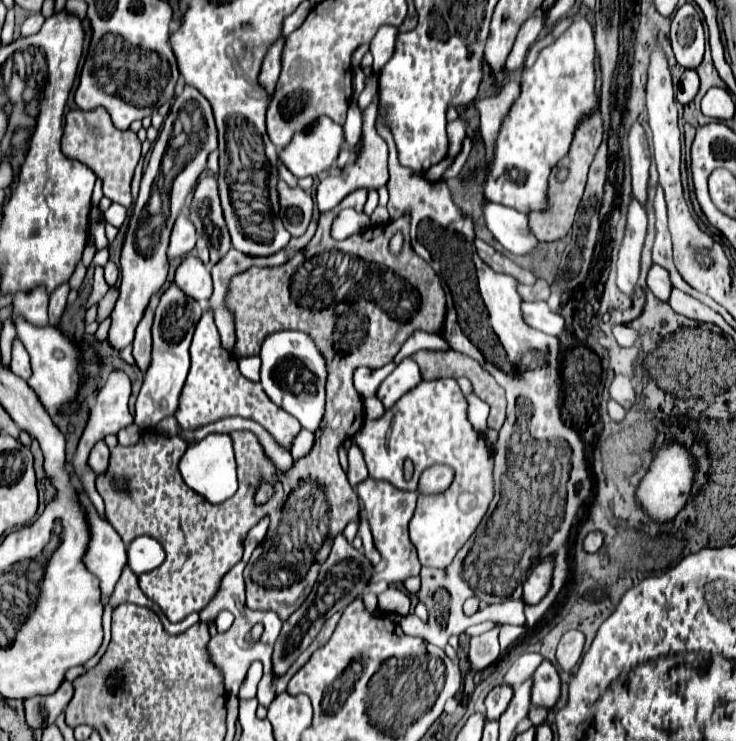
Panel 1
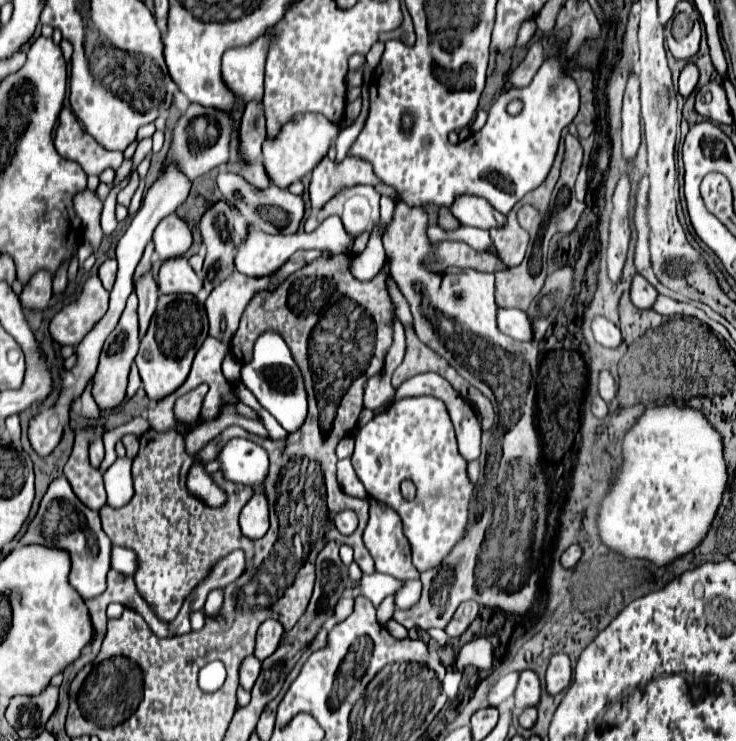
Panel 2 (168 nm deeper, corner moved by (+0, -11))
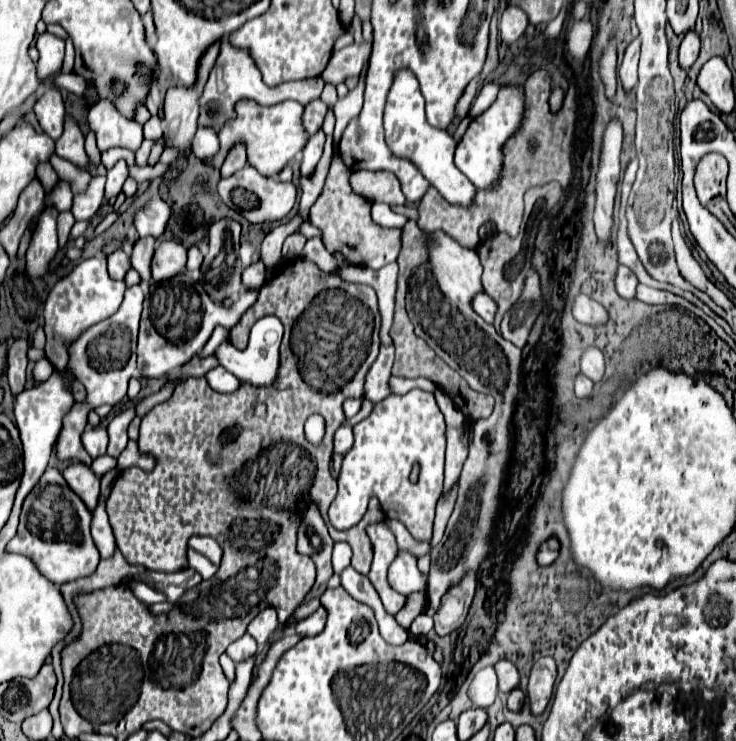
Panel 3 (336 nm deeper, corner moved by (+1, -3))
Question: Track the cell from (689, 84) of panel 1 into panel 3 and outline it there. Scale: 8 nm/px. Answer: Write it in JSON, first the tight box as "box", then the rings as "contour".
{"box":[678,30,700,70],"contour":[[[690,30],[684,36],[682,44],[680,44],[680,58],[678,58],[680,60],[680,68],[688,70],[696,62],[698,52],[700,52],[700,38],[698,38],[698,34],[694,30]]]}

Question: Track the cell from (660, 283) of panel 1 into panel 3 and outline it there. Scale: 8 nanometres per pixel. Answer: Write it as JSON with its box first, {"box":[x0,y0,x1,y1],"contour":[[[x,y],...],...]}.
{"box":[616,266,638,300],"contour":[[[618,266],[618,274],[616,274],[618,294],[626,300],[632,300],[636,296],[636,286],[638,286],[638,278],[634,276],[634,272],[626,266]]]}

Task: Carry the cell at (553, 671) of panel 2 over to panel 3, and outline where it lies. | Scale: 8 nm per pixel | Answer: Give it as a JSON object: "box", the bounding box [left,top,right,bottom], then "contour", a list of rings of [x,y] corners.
{"box":[528,656,556,714],"contour":[[[552,656],[536,660],[528,682],[528,698],[534,714],[542,714],[546,710],[552,698],[554,682],[556,682],[556,662],[552,660]]]}

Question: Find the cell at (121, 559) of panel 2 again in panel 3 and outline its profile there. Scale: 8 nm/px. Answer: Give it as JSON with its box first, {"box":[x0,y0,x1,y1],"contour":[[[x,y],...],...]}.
{"box":[92,500,118,558],"contour":[[[100,500],[96,510],[94,510],[94,518],[92,518],[92,538],[96,542],[96,548],[100,552],[102,558],[112,556],[112,552],[118,550],[118,544],[114,540],[110,522],[108,522],[108,515],[104,510],[104,502]]]}

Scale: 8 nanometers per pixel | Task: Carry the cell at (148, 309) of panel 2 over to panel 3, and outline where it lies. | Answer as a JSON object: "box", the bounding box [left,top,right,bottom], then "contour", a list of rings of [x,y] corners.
{"box":[132,236,156,284],"contour":[[[148,236],[148,238],[138,238],[138,242],[134,244],[134,252],[132,252],[132,266],[140,274],[142,282],[146,282],[146,284],[152,278],[150,264],[152,264],[154,248],[156,248],[156,240],[152,240],[152,236]]]}

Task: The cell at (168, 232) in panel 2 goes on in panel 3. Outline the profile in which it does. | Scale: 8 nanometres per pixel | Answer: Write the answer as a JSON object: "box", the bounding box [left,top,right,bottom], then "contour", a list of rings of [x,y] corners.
{"box":[134,198,172,238],"contour":[[[152,198],[144,208],[140,208],[136,212],[134,226],[142,238],[144,236],[160,238],[166,232],[170,214],[172,214],[172,210],[162,198]]]}

